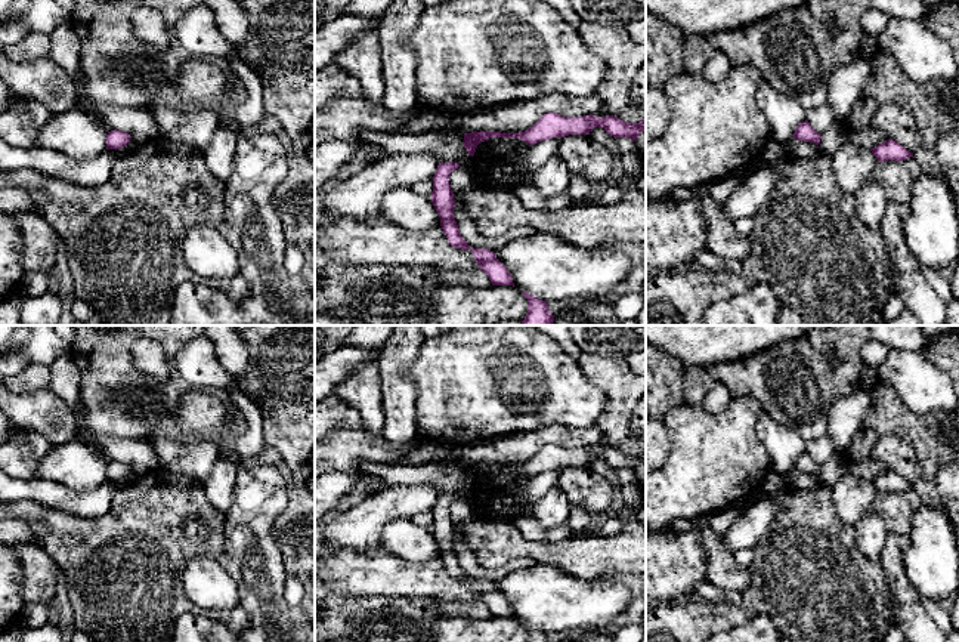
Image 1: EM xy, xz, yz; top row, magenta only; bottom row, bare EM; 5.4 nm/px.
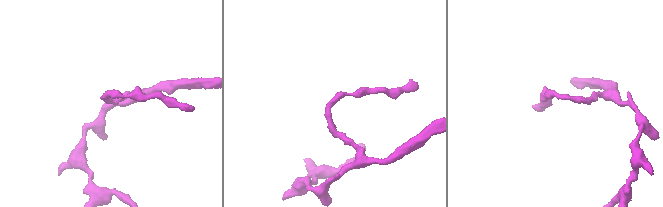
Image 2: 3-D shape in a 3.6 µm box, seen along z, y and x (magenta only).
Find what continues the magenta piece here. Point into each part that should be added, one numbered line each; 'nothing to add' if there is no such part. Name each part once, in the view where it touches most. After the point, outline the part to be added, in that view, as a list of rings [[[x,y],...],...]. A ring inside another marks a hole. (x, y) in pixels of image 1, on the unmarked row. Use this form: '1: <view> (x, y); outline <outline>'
nothing to add

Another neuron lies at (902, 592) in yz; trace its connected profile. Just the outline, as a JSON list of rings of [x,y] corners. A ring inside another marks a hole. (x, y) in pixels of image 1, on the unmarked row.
[[[888,533],[878,561],[887,574],[888,593],[895,606],[919,602],[919,593],[904,571],[904,553],[909,544],[909,535]]]

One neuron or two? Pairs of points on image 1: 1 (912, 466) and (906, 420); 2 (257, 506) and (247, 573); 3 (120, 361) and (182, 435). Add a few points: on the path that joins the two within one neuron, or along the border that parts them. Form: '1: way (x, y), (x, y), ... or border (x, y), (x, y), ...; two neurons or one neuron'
1: border (876, 438), (885, 434), (905, 437), (921, 474); two neurons
2: way (248, 522), (248, 556); one neuron
3: way (120, 383), (120, 391), (149, 420), (160, 422); one neuron

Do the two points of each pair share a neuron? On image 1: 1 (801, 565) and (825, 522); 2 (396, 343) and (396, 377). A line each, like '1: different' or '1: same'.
1: same
2: same

